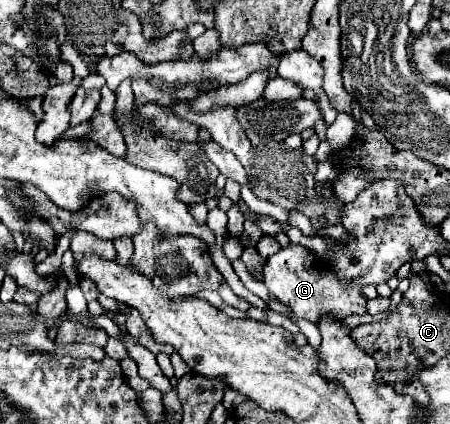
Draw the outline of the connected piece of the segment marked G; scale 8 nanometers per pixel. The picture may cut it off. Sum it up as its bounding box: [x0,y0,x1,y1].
[263,231,367,323]

